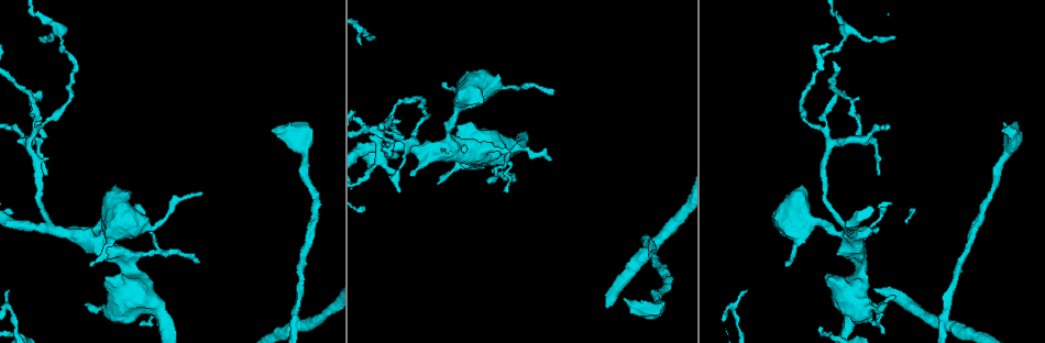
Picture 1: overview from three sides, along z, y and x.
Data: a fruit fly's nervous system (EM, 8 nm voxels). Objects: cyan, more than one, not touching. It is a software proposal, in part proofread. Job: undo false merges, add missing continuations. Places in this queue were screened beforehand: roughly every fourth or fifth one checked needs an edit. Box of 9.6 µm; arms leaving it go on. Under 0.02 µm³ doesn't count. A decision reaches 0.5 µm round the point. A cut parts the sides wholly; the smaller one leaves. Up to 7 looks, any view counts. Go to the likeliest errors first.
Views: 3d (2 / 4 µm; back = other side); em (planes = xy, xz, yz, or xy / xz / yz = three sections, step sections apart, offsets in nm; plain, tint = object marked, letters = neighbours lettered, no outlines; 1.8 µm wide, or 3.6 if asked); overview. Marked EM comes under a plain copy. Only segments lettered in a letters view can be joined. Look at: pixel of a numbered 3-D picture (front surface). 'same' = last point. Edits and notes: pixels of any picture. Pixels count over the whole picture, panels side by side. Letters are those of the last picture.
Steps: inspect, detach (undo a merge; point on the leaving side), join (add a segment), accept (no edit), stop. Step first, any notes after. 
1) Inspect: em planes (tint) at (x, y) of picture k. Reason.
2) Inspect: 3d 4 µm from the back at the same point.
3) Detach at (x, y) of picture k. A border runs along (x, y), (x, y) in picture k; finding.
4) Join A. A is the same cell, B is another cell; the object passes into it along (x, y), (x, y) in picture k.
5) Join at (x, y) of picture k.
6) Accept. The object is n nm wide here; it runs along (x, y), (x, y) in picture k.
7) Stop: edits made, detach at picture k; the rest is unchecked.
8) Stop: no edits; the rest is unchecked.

Inspect: 3d 4 µm at (84, 239) of picture 1. Three arms meet.

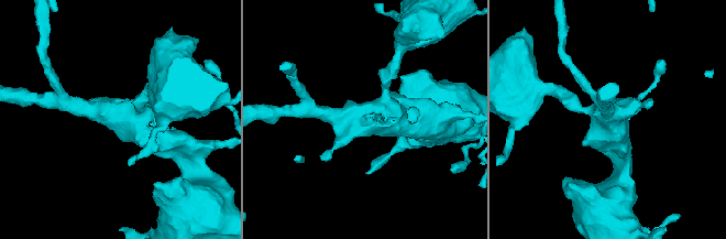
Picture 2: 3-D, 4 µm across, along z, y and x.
Inspect: em planes (letters) at (117, 118) of picture 2. Shape alone is not enough.

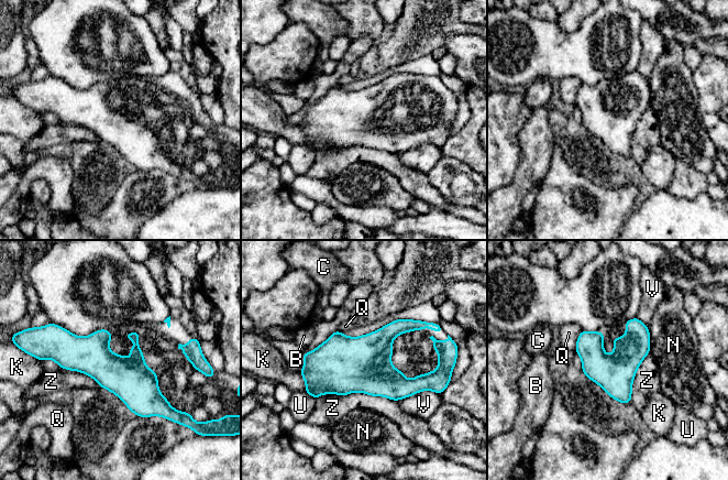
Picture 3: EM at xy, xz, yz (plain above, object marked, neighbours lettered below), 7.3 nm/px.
Accept. The object is 280 nm wide here; B, C, K, N, Q, U, V and Z are other cells; all the same neuron.

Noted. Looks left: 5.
Inspect: 3d 2 µm from the back at (1003, 129) of picture 1. An open end.

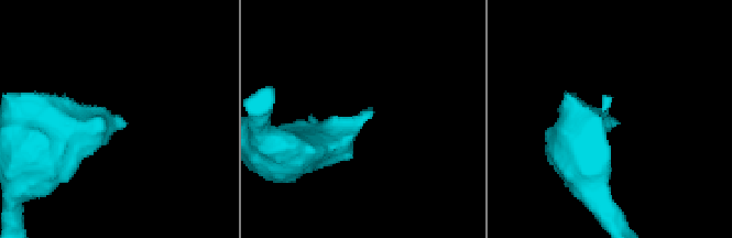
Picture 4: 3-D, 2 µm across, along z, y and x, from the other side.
Inspect: em planes (letters) at (615, 121) of picture 4.

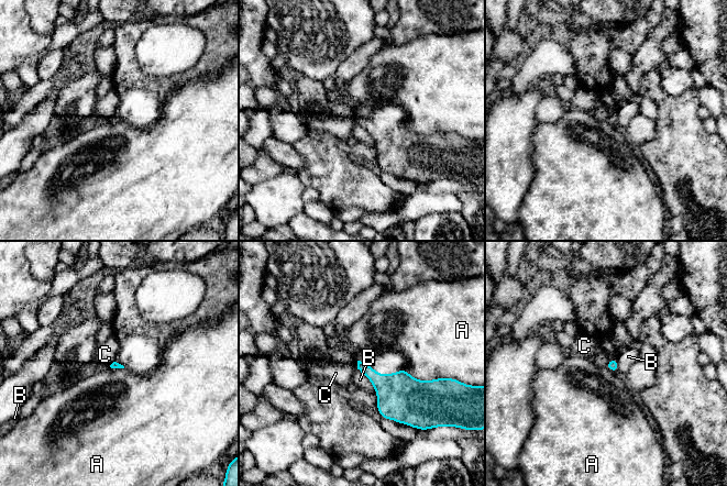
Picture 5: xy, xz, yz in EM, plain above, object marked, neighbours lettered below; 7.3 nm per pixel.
Accept. A, B and C are other cells; a border runs along (404, 369), (418, 379), (437, 378) in picture 5; none of them fits.

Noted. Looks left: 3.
Inspect: 3d 2 µm at (399, 191) of picture 1. An open end.

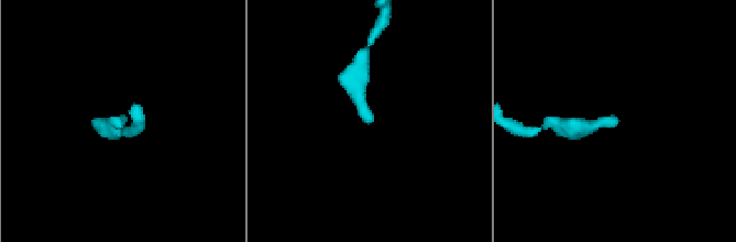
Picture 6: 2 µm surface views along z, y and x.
Inspect: em yz step 16 (letters) at (125, 118) of picture 6. Shape alone is not enough.

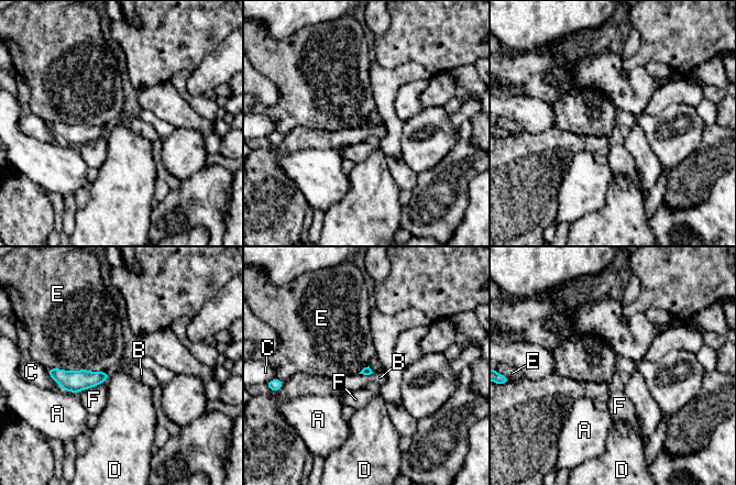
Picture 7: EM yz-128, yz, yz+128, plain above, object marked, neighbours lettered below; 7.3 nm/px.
Inspect: em planes (letters) at the same point. Cut it another way.

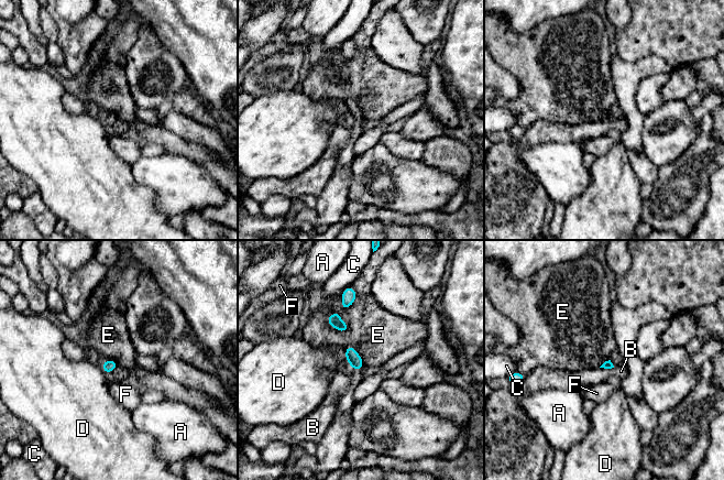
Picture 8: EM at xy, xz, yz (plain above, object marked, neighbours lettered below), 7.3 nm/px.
Accept. A, B, C, D, E and F are other cells; no lettered segment goes on from it.

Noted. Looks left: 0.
Stop: no edits; the rest is unchecked.

